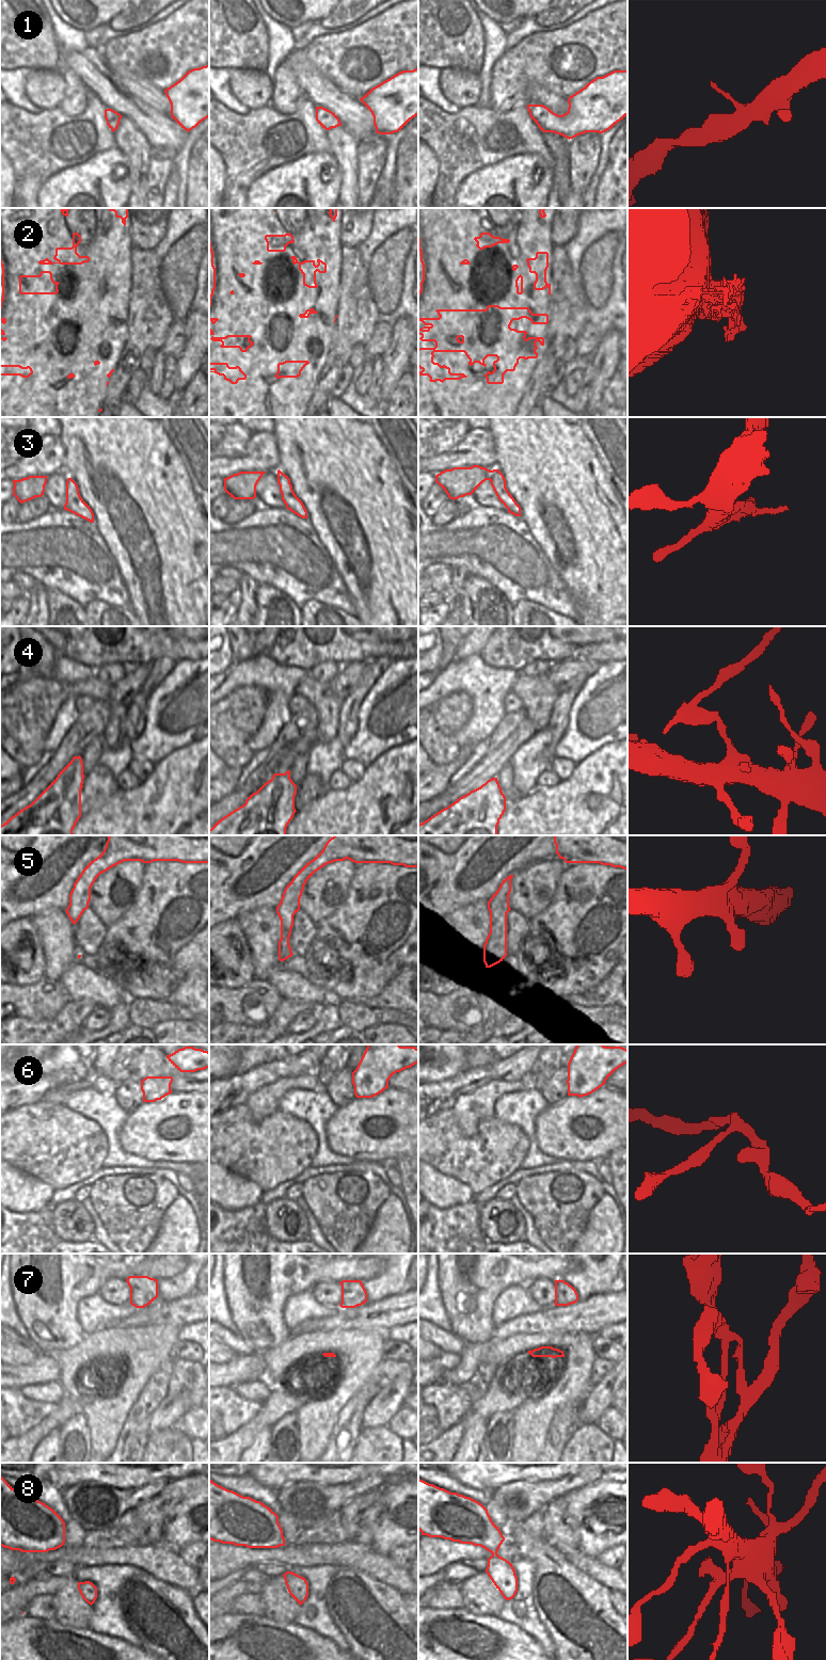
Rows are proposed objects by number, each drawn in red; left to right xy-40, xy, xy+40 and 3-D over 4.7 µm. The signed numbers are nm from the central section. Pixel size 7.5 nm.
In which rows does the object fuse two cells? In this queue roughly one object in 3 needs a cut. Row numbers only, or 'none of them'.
4

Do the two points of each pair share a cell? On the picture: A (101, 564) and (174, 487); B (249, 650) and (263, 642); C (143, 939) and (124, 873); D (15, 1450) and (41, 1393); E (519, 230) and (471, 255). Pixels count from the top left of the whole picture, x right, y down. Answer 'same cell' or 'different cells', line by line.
A: different cells
B: different cells
C: different cells
D: different cells
E: same cell

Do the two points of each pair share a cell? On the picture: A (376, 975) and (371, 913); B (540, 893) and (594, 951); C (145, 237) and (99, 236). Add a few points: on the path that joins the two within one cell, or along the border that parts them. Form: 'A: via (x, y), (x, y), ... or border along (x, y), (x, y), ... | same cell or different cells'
A: via (370, 960), (362, 951), (370, 928) | same cell
B: border along (558, 879), (553, 899), (530, 919) | different cells
C: border along (129, 219), (129, 237), (133, 245) | different cells

